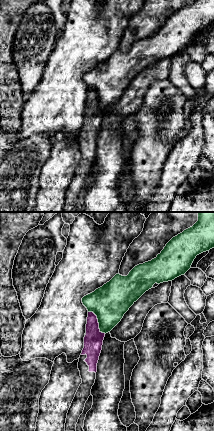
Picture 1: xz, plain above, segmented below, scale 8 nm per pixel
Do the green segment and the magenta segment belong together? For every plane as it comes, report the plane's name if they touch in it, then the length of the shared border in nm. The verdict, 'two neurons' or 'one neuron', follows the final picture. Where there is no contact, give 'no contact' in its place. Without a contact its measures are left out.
xz | 240 nm

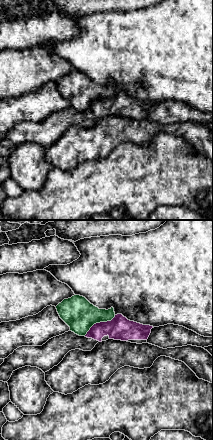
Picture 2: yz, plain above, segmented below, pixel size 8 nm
yz | 300 nm

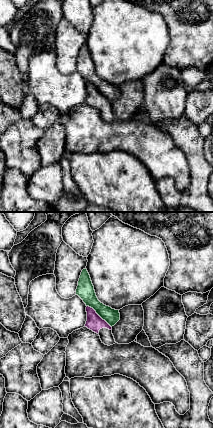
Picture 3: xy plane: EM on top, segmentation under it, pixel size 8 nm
xy | 260 nm

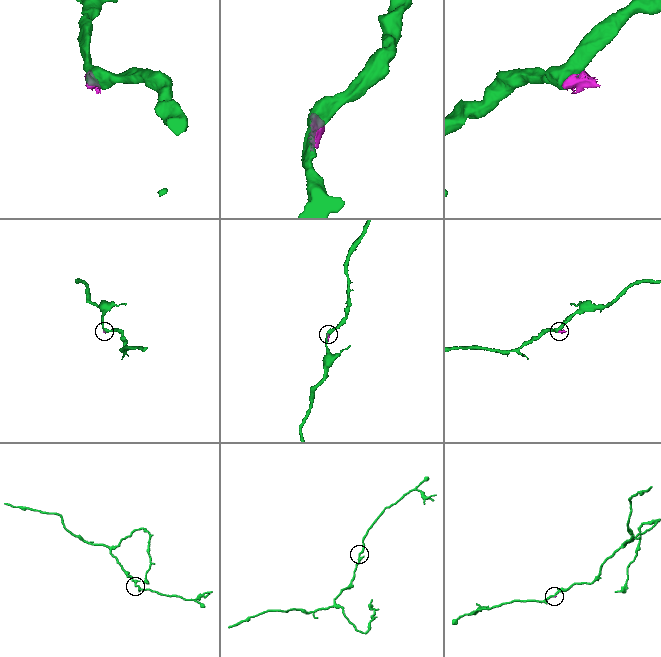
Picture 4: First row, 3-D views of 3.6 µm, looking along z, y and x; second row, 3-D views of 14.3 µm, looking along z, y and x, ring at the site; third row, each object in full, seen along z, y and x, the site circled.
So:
two neurons

